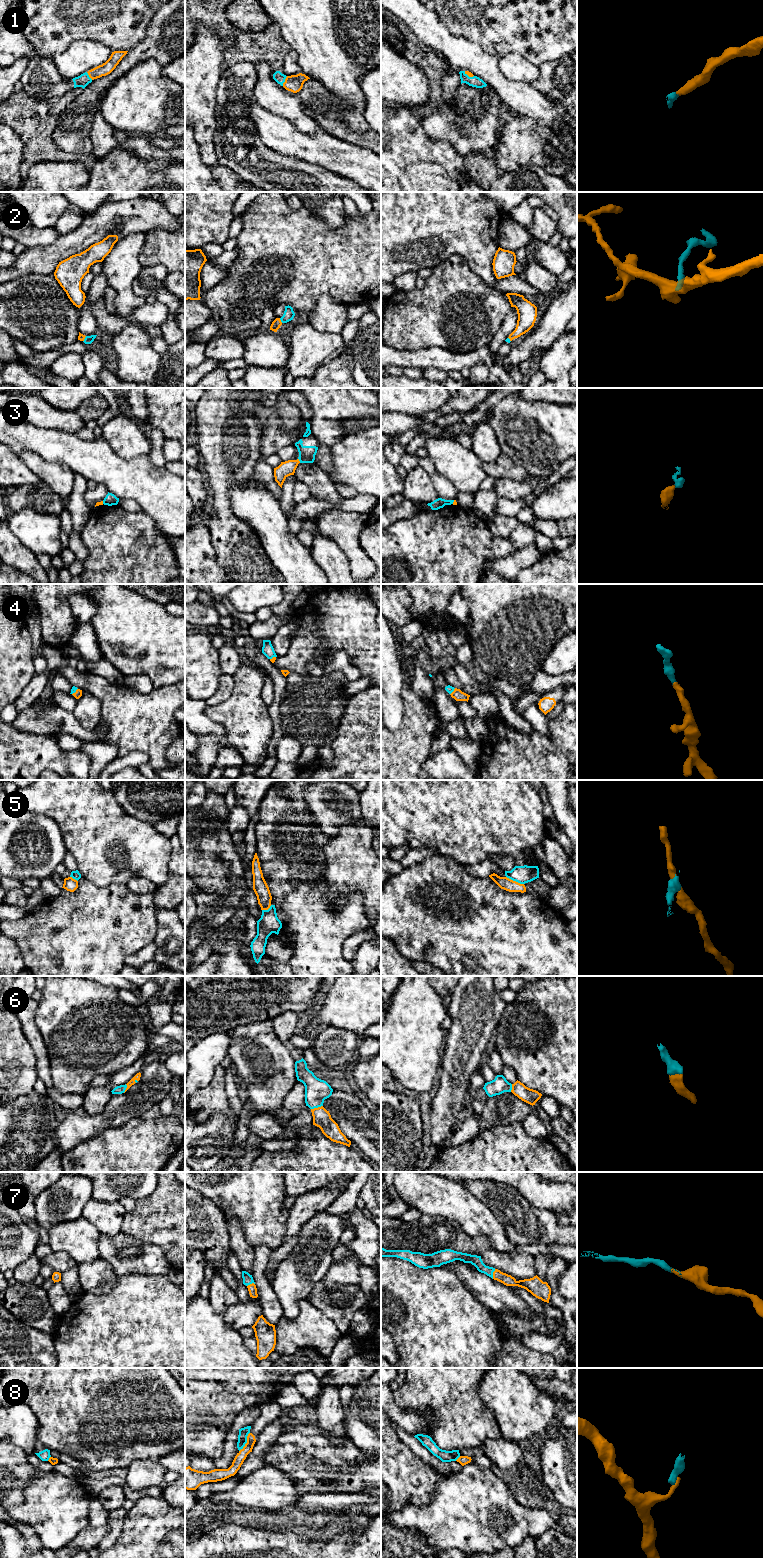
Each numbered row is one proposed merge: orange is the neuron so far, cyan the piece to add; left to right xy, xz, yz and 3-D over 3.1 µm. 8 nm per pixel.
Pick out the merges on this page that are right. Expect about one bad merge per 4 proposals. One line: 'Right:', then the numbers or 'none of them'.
Right: 1, 2, 3, 4, 6, 7

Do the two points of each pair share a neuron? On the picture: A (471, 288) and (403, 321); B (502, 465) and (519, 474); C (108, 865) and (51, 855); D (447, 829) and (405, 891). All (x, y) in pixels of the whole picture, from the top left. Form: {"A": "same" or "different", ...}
{"A": "same", "B": "same", "C": "different", "D": "different"}

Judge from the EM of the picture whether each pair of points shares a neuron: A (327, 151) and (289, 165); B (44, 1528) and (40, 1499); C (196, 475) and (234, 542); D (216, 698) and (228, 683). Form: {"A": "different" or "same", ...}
{"A": "different", "B": "same", "C": "different", "D": "same"}

